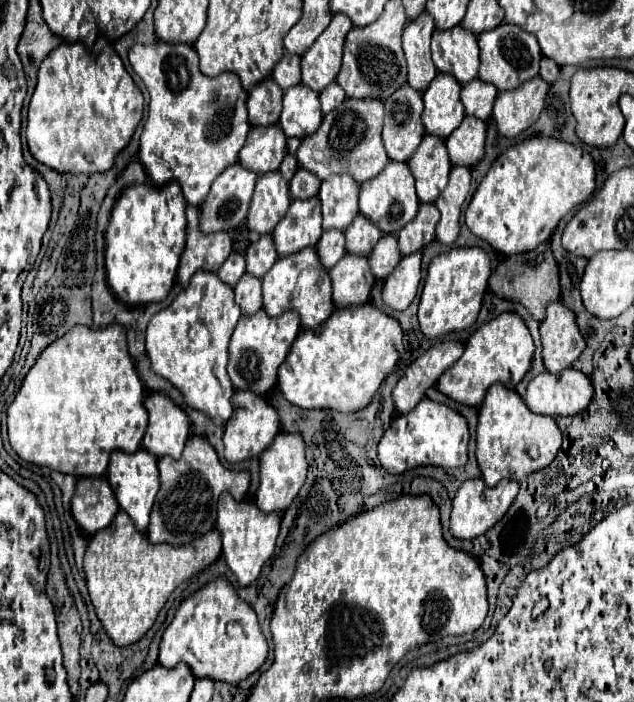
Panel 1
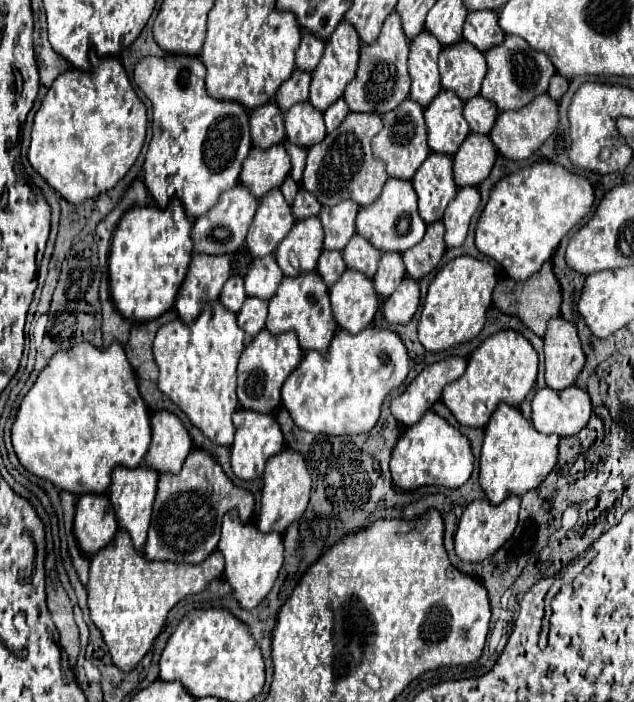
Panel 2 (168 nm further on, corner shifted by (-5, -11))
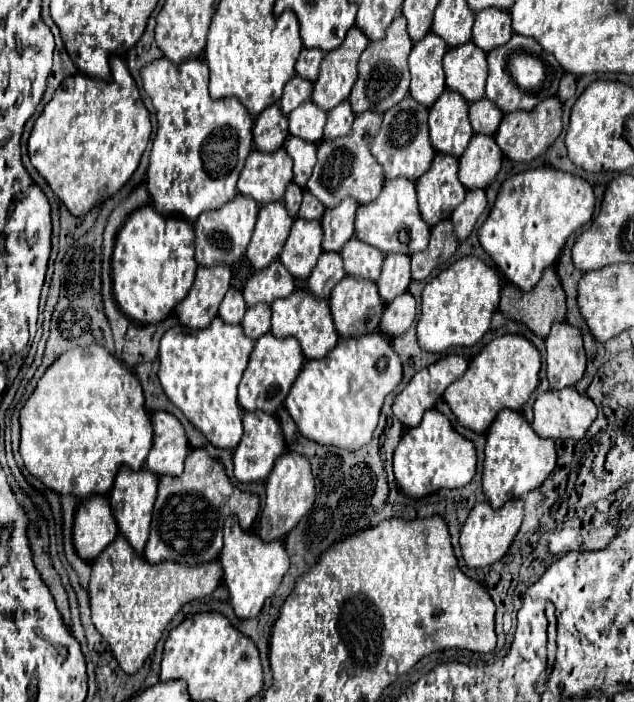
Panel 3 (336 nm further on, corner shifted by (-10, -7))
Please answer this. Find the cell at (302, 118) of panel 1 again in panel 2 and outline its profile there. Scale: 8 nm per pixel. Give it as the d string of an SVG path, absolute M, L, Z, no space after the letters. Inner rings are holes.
M310 102L294 104L288 110L284 124L286 124L288 142L304 146L304 148L310 148L310 146L322 142L322 138L326 136L322 112L316 110Z

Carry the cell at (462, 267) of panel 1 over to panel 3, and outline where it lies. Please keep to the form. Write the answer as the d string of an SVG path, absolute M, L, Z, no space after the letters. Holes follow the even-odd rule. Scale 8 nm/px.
M465 256L445 268L423 288L417 342L425 352L445 352L453 346L473 346L489 330L491 316L499 304L501 278L475 256Z

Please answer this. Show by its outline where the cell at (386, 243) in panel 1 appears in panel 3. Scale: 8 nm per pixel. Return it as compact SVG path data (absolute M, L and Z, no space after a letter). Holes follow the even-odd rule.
M387 254L383 262L383 272L377 280L377 288L381 298L389 304L399 294L407 290L411 282L411 270L409 270L409 256L407 254Z

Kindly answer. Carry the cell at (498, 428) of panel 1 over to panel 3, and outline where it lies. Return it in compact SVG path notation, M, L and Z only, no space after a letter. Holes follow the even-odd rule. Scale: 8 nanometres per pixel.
M501 410L487 430L485 462L483 462L483 494L487 502L497 510L503 502L511 498L521 498L529 490L539 488L545 478L553 472L557 460L555 444L551 438L541 438L533 434L531 424L521 412Z

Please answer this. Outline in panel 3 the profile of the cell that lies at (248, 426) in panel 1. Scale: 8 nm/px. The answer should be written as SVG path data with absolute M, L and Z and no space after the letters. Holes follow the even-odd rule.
M261 410L257 412L247 412L243 416L243 438L241 444L237 446L237 450L233 452L233 464L235 464L235 478L239 482L257 482L257 480L265 480L269 476L269 472L273 470L275 460L285 452L285 440L281 434L281 428L277 424L277 420L271 414L265 414Z

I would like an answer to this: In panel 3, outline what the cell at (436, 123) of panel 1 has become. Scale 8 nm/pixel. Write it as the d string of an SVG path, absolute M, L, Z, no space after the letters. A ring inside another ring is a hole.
M445 90L429 110L429 134L437 152L461 156L473 136L469 124L469 104L461 94Z

